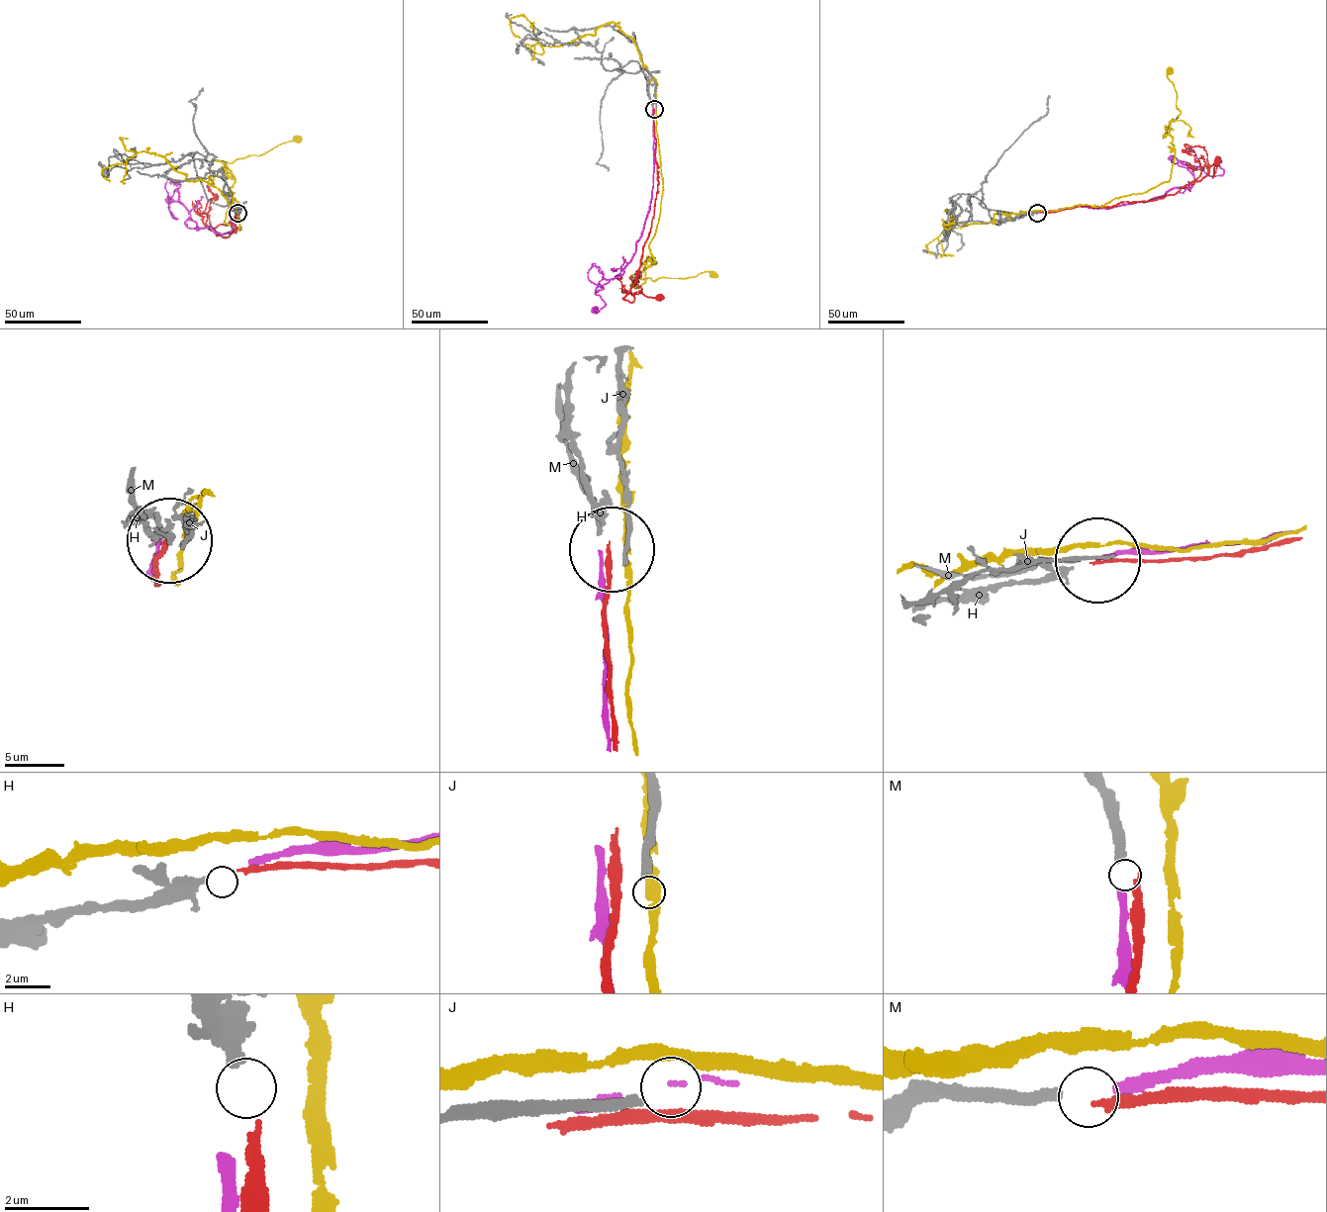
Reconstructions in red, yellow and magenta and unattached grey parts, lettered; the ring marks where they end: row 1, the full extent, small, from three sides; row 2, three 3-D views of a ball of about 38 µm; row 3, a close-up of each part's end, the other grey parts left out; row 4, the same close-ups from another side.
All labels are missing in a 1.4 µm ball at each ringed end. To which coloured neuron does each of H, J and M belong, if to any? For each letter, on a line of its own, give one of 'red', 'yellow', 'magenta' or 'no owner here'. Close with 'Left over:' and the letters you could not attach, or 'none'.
H: red
J: no owner here
M: magenta
Left over: J

